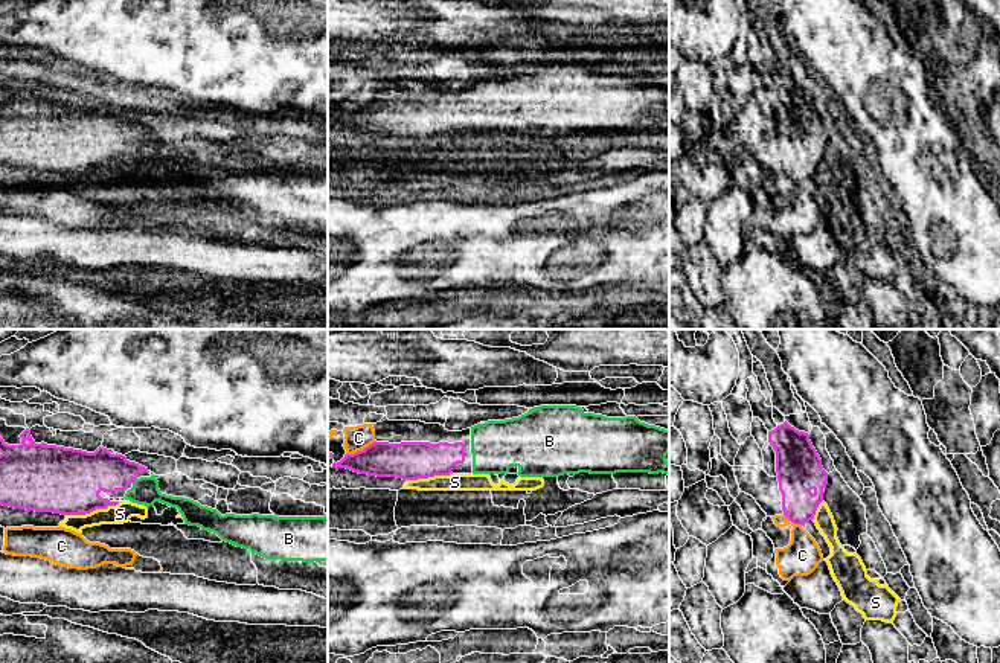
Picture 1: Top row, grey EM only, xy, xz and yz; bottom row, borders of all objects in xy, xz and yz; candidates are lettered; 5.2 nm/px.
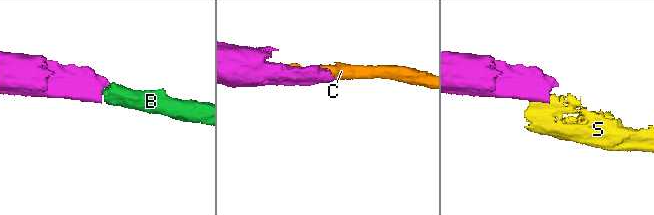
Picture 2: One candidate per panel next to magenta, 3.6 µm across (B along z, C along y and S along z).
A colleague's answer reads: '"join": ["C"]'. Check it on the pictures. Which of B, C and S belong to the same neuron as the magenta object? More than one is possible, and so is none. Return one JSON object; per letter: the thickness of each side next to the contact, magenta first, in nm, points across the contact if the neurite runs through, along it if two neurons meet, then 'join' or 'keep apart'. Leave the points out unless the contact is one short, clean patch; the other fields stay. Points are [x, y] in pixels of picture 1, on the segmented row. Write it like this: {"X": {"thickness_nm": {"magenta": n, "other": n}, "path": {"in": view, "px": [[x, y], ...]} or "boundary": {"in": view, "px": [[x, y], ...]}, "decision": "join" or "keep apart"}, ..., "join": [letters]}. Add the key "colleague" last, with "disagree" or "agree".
{"B": {"thickness_nm": {"magenta": 220, "other": 140}, "path": {"in": "xy", "px": [[89, 473], [127, 473], [134, 480], [145, 491]]}, "decision": "join"}, "C": {"thickness_nm": {"magenta": 200, "other": 130}, "decision": "keep apart"}, "S": {"thickness_nm": {"magenta": 360, "other": 110}, "boundary": {"in": "xy", "px": [[119, 502], [84, 514], [66, 515]]}, "decision": "keep apart"}, "join": ["B"], "colleague": "disagree"}

